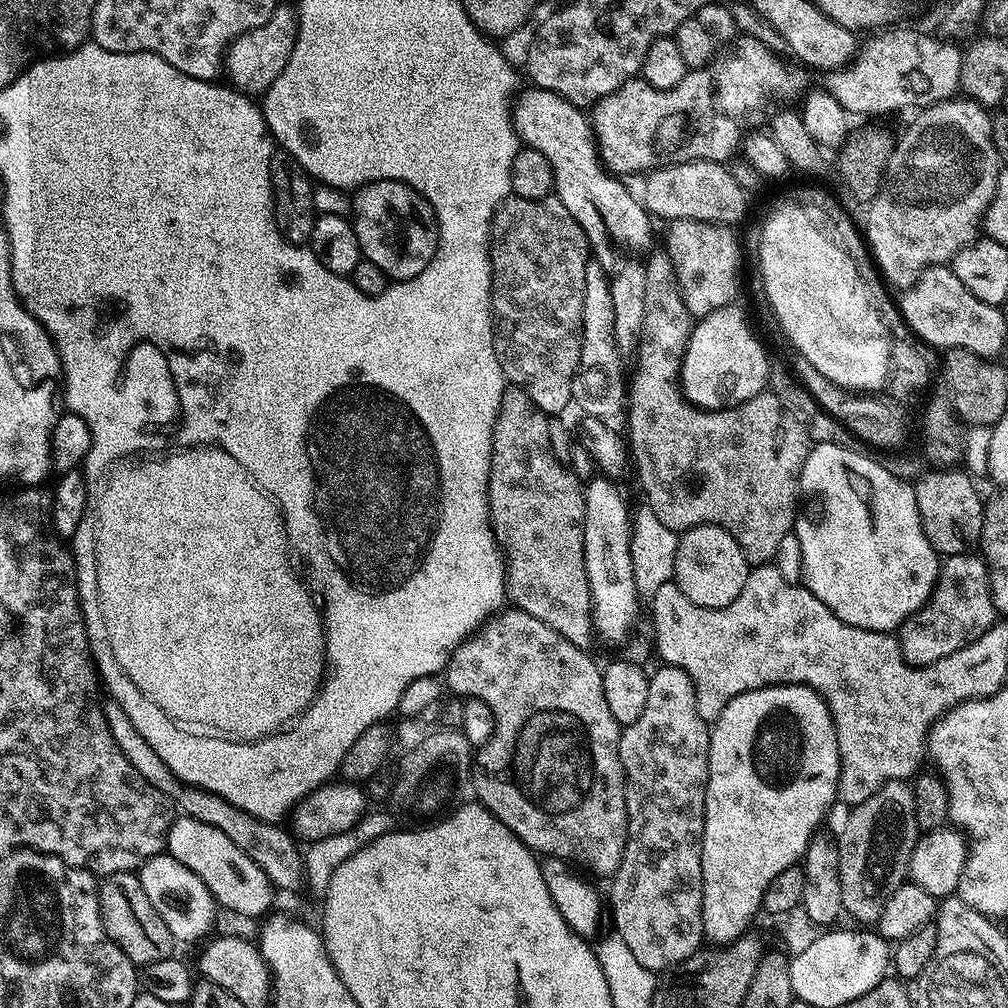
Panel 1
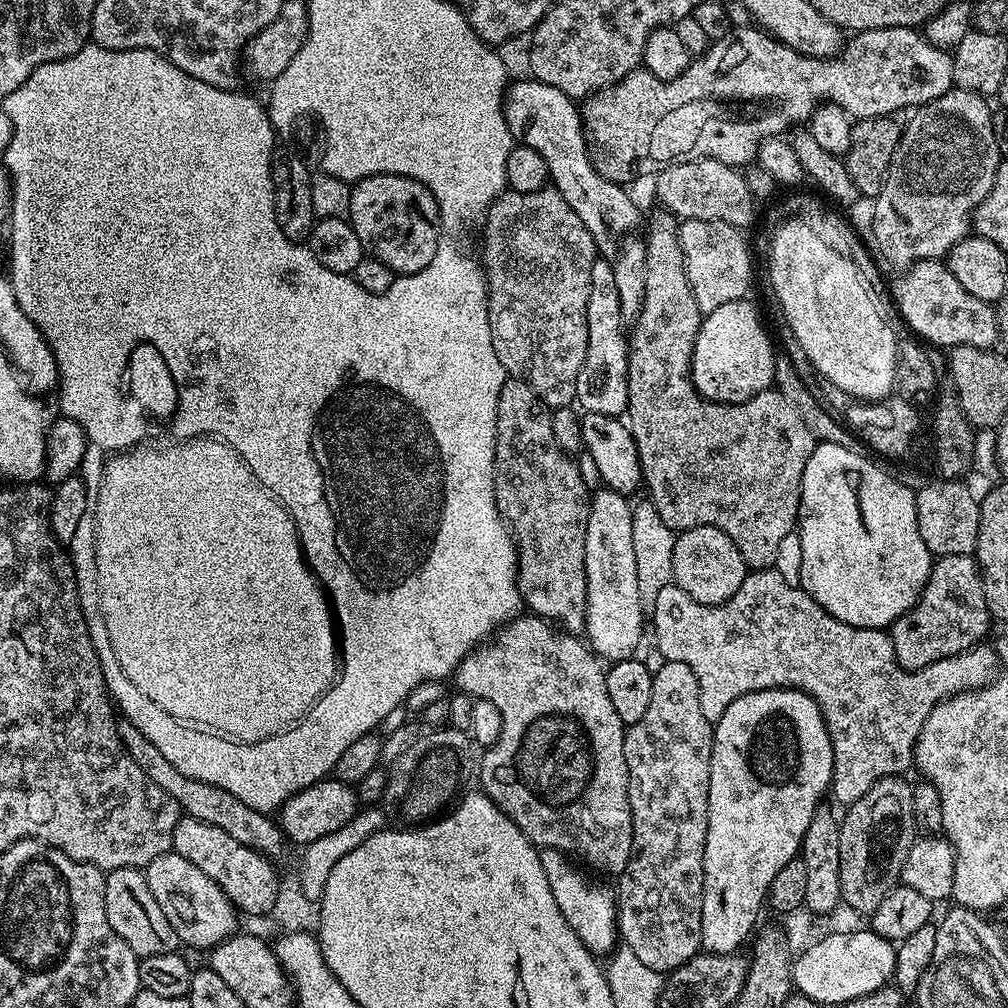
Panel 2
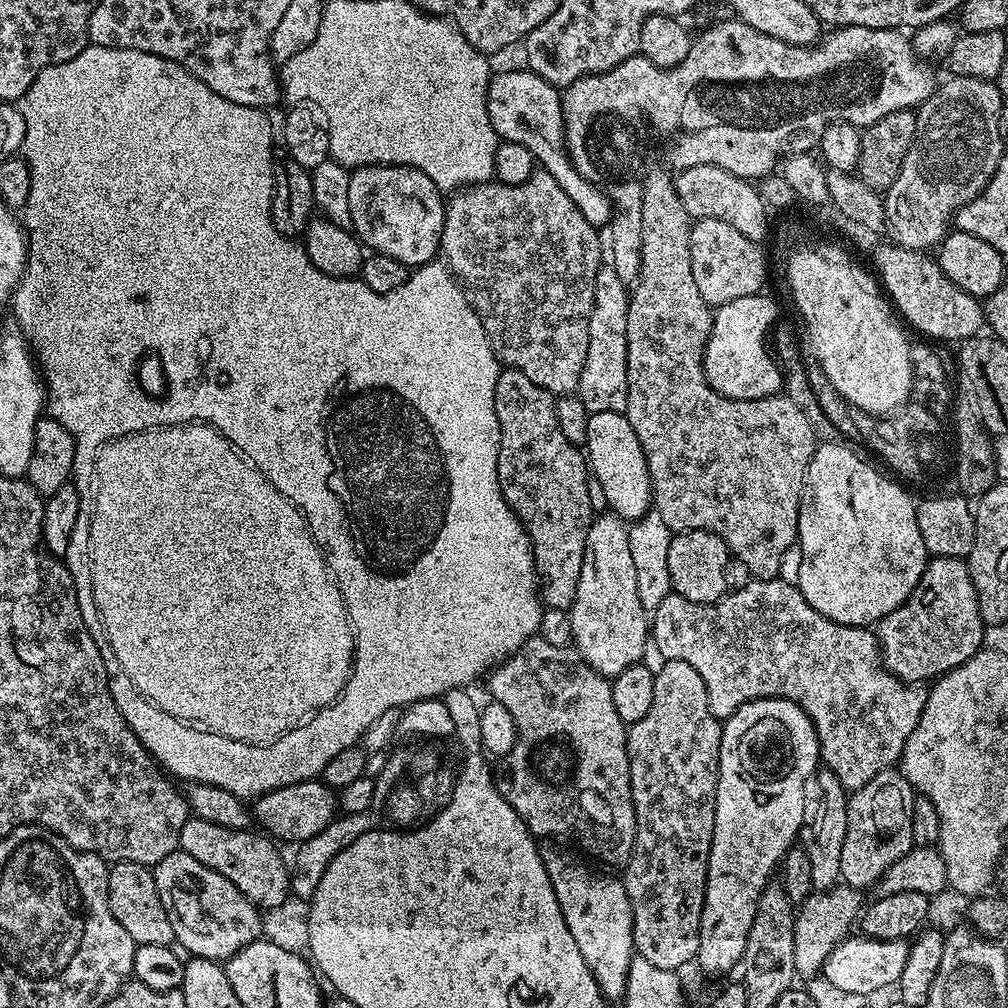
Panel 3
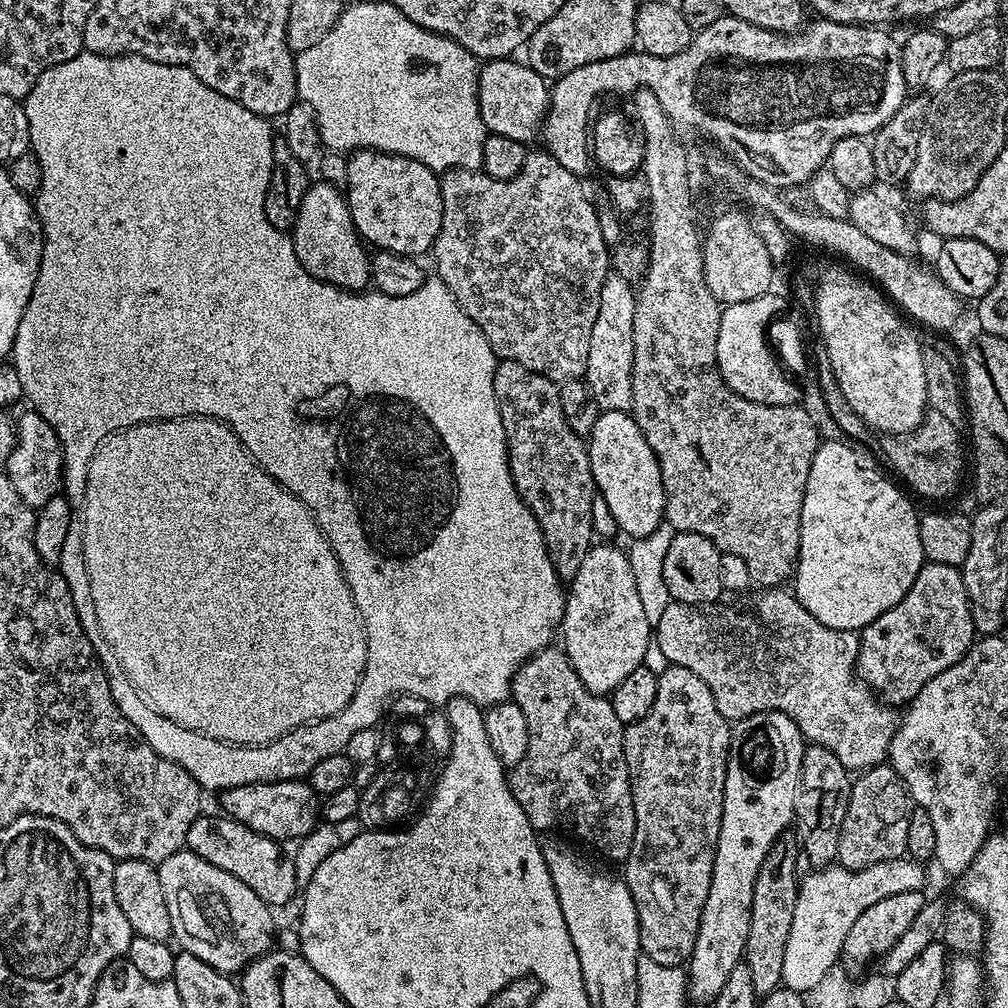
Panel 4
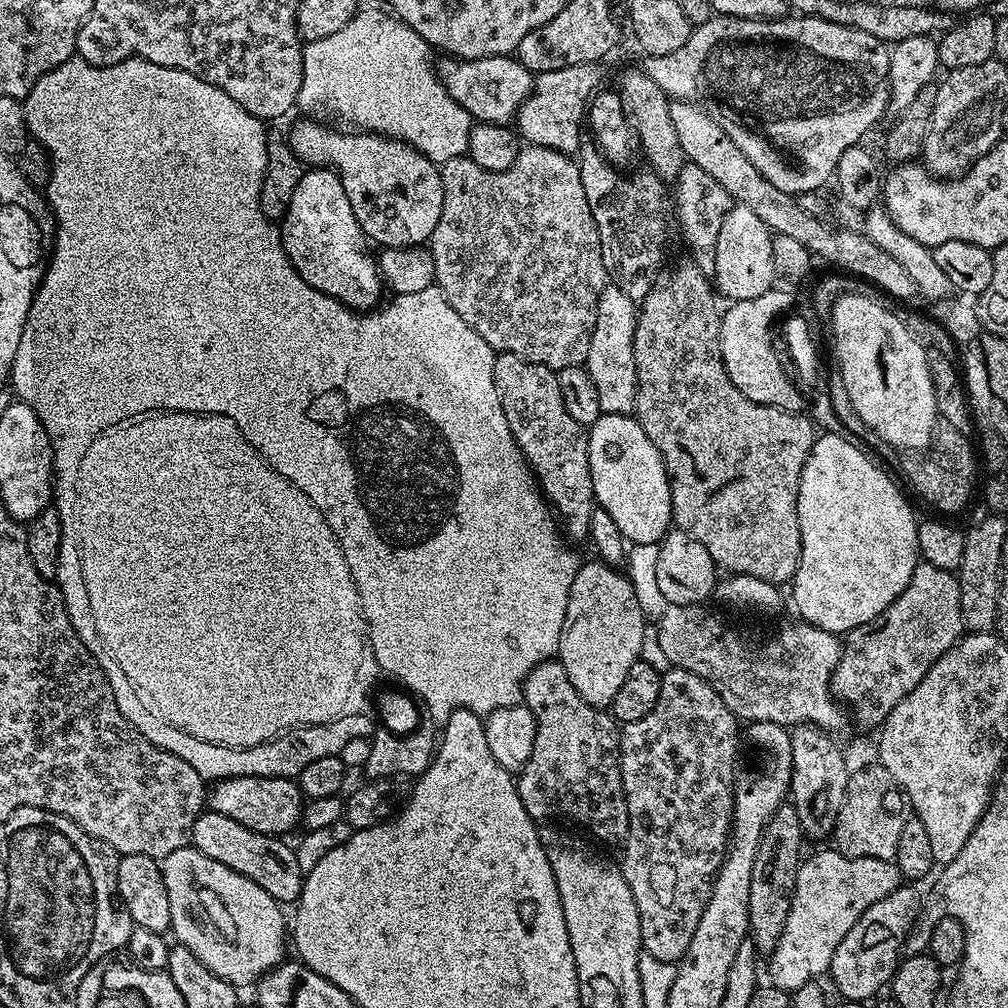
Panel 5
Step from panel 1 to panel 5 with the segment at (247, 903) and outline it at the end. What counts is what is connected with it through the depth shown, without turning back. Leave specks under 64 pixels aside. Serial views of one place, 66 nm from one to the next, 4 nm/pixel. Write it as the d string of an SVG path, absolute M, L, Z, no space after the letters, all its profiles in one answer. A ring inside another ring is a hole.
M205 810L194 822L190 844L206 854L206 858L214 858L214 862L222 862L222 866L230 866L230 870L250 878L250 882L258 882L258 886L262 886L270 898L288 906L288 903L291 905L299 901L306 873L298 866L295 847L284 842L279 836L246 830L242 822L234 822L234 818L226 818L226 814Z

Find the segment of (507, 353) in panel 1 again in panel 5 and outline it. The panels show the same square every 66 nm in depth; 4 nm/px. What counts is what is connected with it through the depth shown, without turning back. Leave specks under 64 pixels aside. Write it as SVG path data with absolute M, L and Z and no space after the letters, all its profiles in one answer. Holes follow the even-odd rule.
M528 144L521 147L518 158L510 170L491 172L482 170L478 162L474 162L467 154L458 158L450 158L445 164L439 165L442 178L442 218L438 226L434 226L434 234L430 247L434 254L434 270L436 284L446 294L450 306L462 314L462 322L466 322L499 354L509 352L518 354L518 358L541 364L553 370L566 366L578 366L588 359L590 338L594 330L594 322L598 314L598 298L604 285L609 283L610 273L602 258L602 242L598 234L598 226L594 222L594 214L590 214L590 202L586 202L586 190L582 190L579 163L569 153L552 150L546 146Z

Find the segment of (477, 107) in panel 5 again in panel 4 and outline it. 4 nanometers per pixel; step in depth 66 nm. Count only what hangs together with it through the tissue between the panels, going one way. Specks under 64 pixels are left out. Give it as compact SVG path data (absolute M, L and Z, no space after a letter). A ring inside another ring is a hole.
M516 58L507 60L486 60L480 64L478 78L478 106L482 114L485 129L493 136L514 138L518 142L531 145L532 139L541 135L544 127L544 115L548 112L548 94L550 88L543 76L539 76L526 62L520 64Z

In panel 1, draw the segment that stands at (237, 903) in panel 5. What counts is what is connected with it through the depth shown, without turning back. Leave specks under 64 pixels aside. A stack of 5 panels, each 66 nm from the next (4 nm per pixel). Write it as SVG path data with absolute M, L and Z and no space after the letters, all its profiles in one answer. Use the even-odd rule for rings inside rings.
M161 854L140 865L138 875L142 882L142 890L146 890L146 898L150 898L154 910L162 914L162 922L170 926L170 934L177 942L200 939L203 941L213 931L212 919L218 905L213 900L210 890L206 890L202 878L194 874L194 870L186 870L182 862L170 855Z

